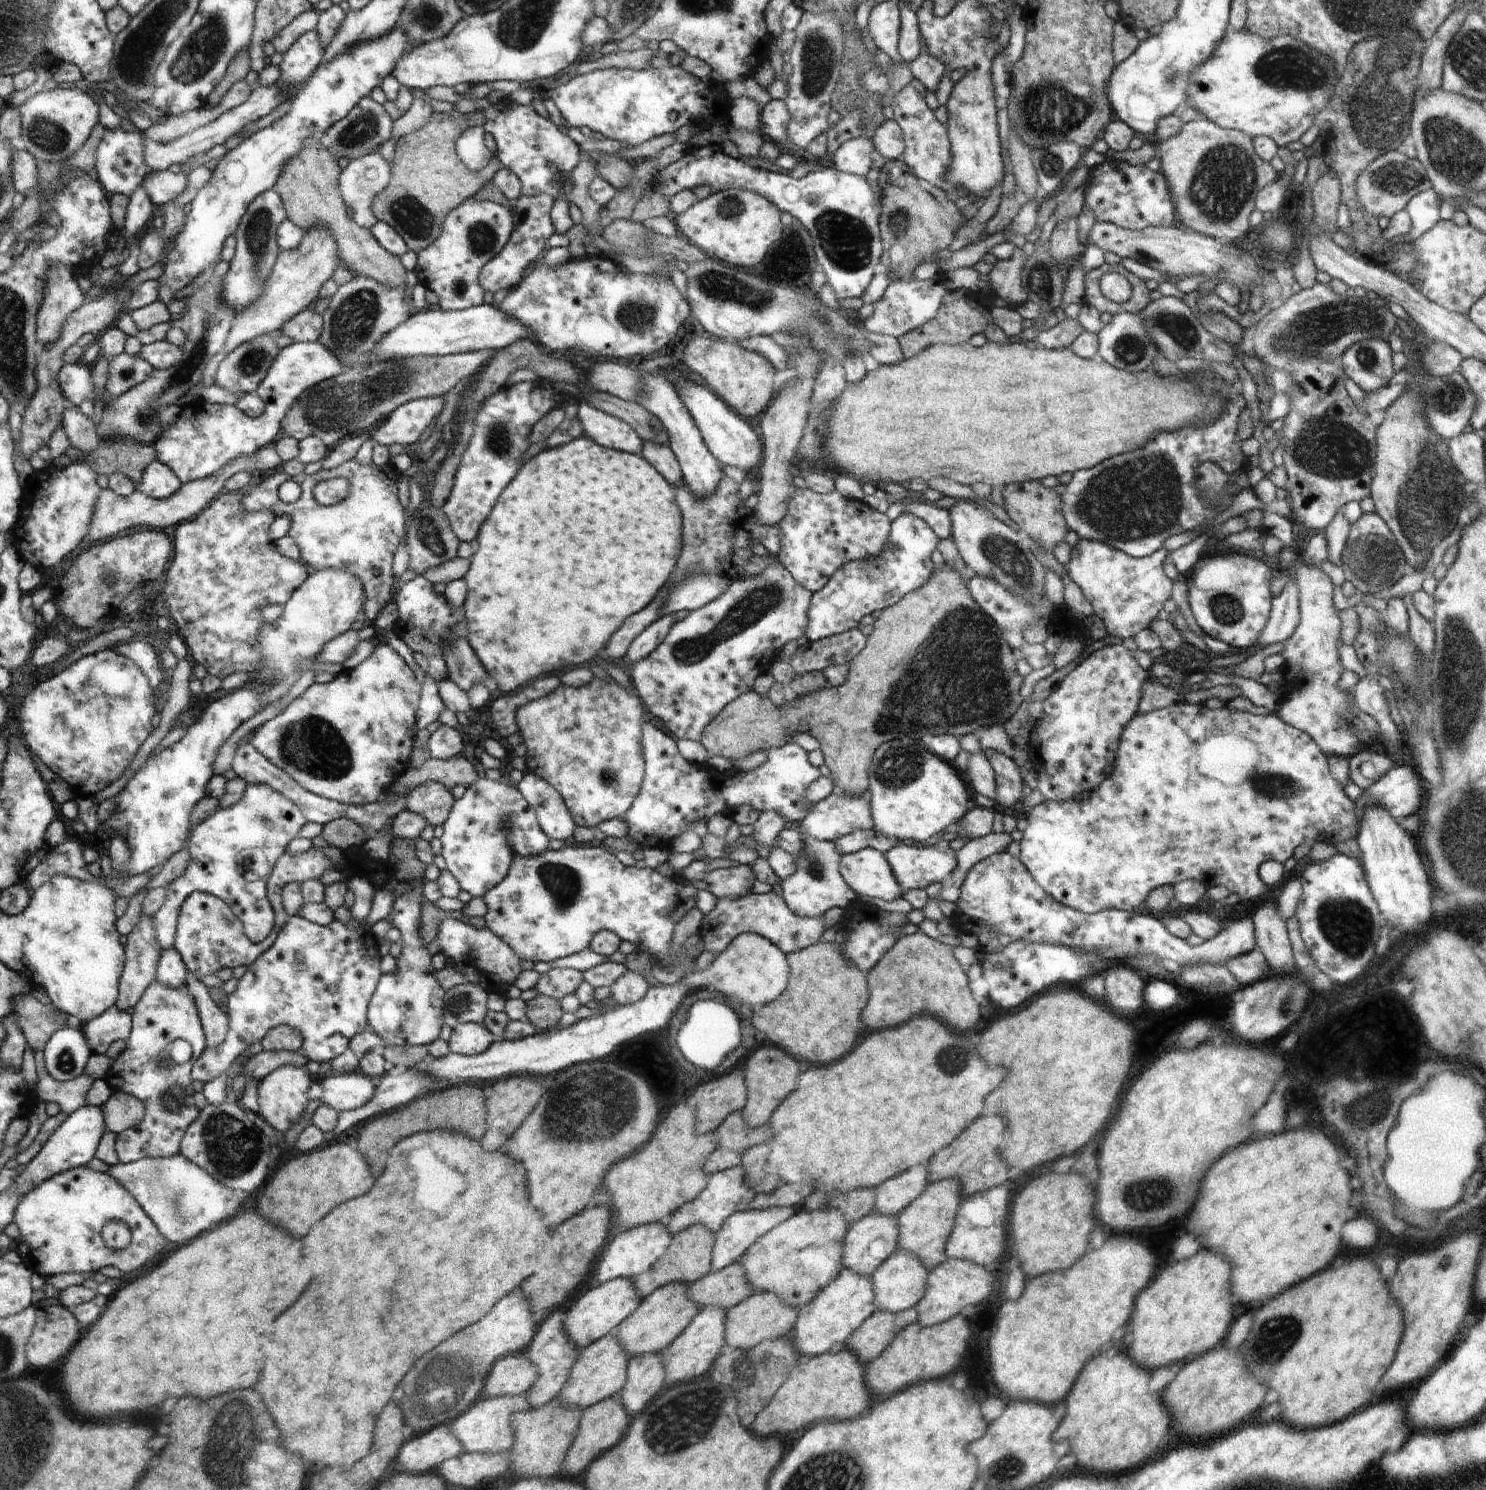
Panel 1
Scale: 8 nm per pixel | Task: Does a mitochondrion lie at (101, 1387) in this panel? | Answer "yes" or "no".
no

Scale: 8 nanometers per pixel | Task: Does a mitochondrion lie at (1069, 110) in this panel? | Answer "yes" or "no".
yes

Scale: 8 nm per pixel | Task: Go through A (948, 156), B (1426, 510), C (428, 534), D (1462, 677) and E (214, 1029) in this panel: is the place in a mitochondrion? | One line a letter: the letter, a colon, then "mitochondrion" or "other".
A: other
B: mitochondrion
C: mitochondrion
D: mitochondrion
E: other

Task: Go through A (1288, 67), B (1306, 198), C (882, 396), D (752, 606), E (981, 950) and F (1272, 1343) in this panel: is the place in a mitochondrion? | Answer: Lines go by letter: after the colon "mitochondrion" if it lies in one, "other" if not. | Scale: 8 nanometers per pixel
A: mitochondrion
B: other
C: other
D: mitochondrion
E: other
F: mitochondrion

